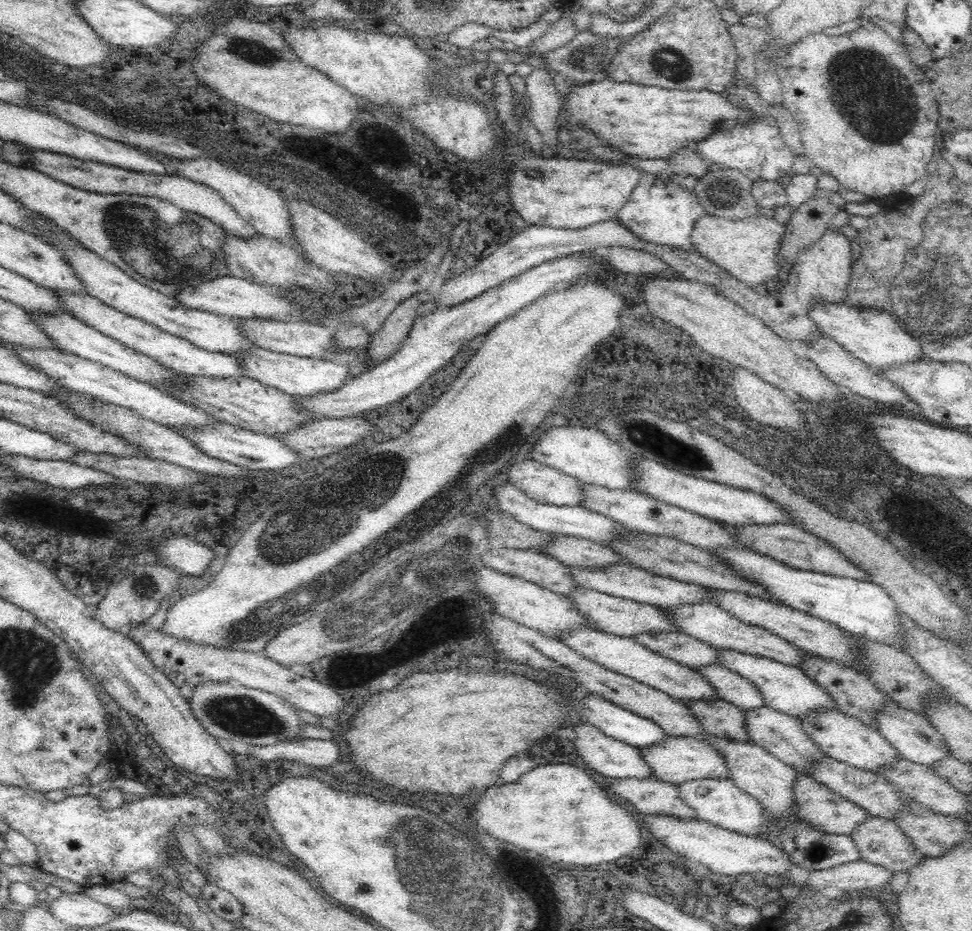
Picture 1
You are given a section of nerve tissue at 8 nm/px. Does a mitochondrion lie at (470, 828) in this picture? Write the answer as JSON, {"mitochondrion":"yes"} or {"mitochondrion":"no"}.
{"mitochondrion":"yes"}

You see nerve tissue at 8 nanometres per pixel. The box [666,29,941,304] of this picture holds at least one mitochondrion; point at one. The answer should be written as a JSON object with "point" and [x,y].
{"point":[862,82]}

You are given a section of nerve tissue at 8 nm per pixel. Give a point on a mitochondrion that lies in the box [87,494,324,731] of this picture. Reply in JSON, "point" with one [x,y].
{"point":[138,590]}

